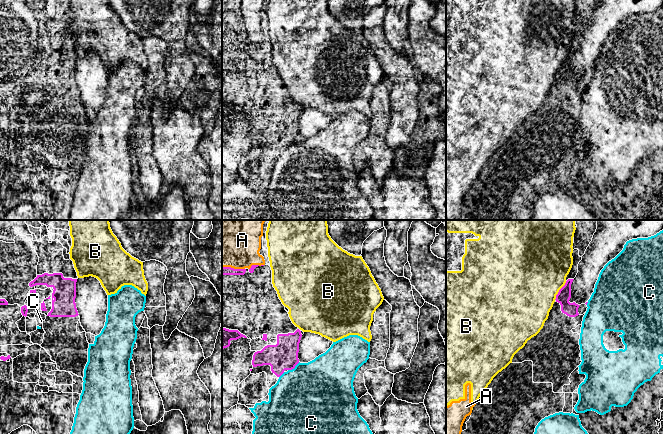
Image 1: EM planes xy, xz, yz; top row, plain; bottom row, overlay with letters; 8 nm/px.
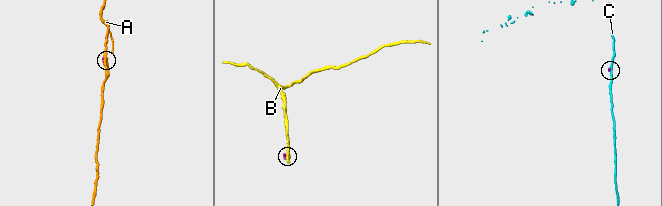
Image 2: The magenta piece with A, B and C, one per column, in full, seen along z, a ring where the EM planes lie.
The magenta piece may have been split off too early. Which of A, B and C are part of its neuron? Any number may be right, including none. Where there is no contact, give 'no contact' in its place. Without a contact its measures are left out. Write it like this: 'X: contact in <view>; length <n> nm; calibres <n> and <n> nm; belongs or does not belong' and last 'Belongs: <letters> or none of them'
A: contact in xz; length 190 nm; calibres 60 and 360 nm; does not belong
B: contact in yz; length 180 nm; calibres 110 and 500 nm; does not belong
C: contact in xz; length 120 nm; calibres 220 and 500 nm; does not belong
Belongs: none of them

